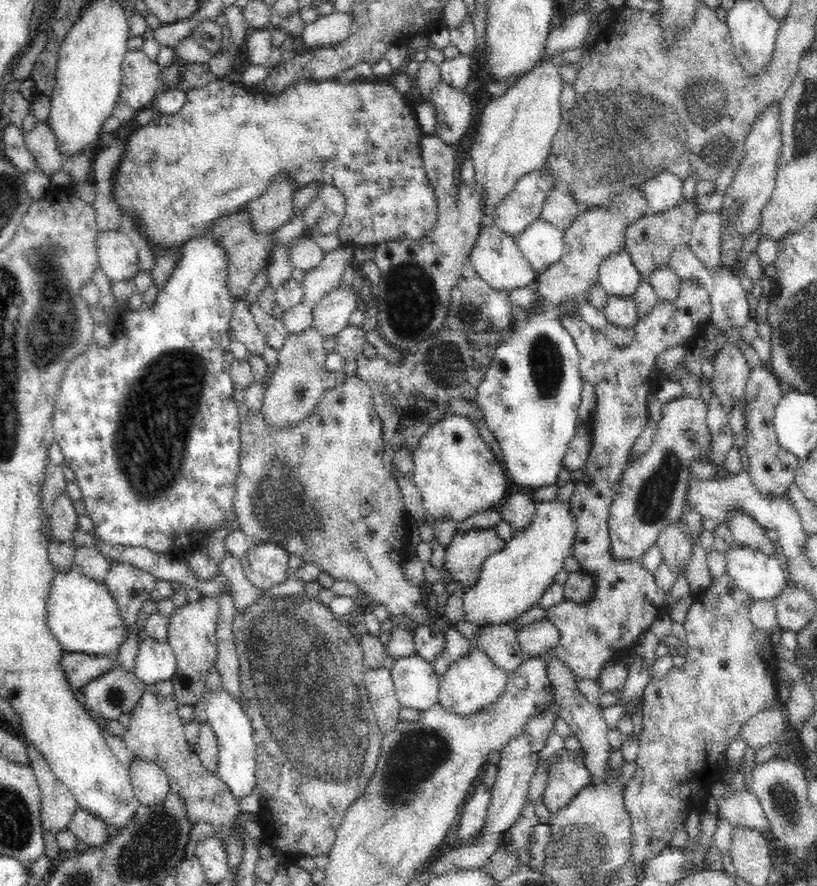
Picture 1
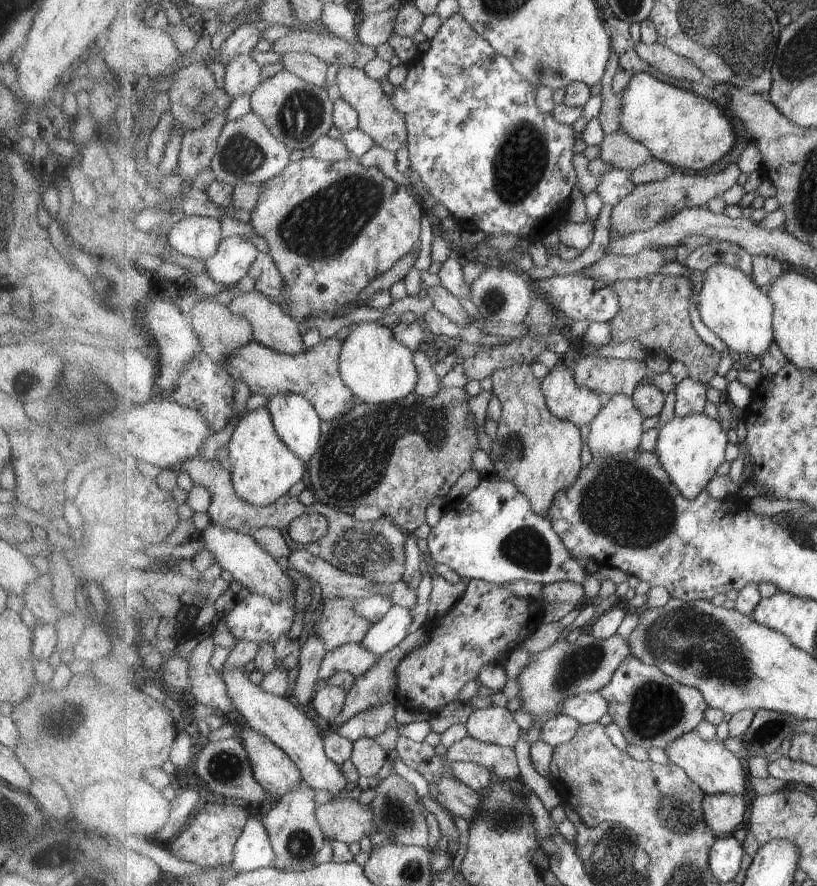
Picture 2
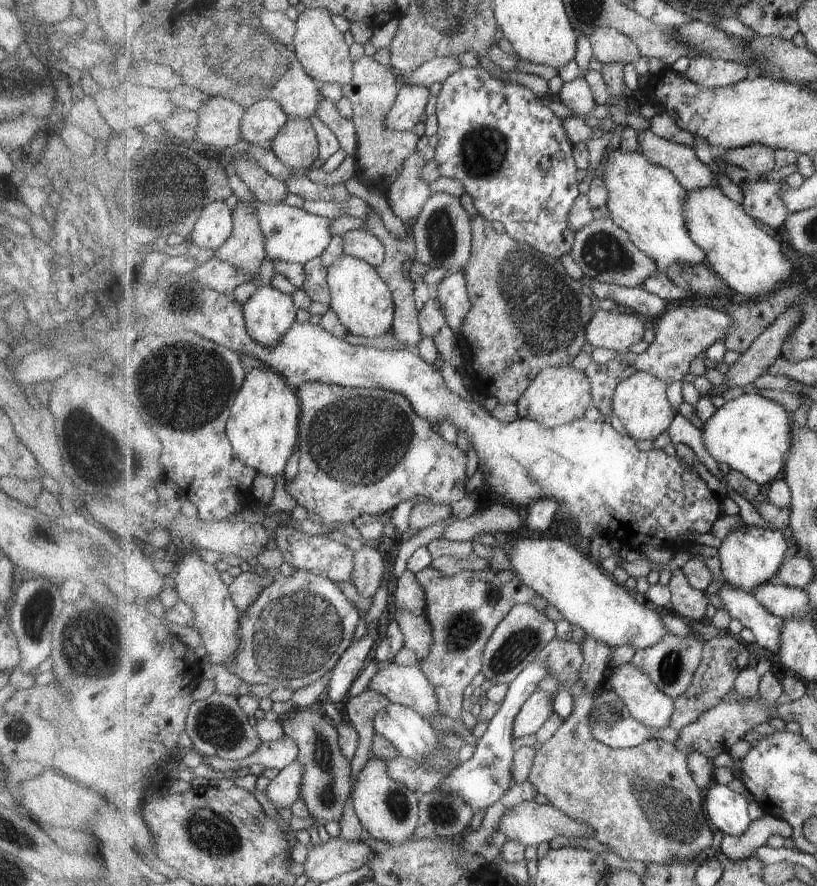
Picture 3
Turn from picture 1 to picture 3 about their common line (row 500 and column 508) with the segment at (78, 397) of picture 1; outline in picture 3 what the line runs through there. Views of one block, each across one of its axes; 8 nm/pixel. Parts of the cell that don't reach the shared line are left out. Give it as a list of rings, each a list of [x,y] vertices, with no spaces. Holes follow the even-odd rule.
[[[483,65],[475,68],[463,66],[459,72],[452,74],[445,80],[437,96],[435,113],[439,126],[437,131],[438,144],[429,155],[440,164],[442,176],[460,180],[465,192],[469,193],[471,198],[473,198],[479,215],[491,222],[498,220],[502,223],[506,232],[515,237],[515,240],[530,244],[533,248],[538,249],[539,252],[547,256],[559,259],[563,254],[570,254],[574,247],[577,232],[577,230],[570,226],[570,210],[574,206],[578,196],[581,195],[581,192],[579,192],[579,182],[577,182],[577,166],[575,166],[575,160],[573,160],[574,144],[558,114],[550,106],[544,105],[541,98],[530,88],[519,83],[505,82],[499,78],[495,78]]]

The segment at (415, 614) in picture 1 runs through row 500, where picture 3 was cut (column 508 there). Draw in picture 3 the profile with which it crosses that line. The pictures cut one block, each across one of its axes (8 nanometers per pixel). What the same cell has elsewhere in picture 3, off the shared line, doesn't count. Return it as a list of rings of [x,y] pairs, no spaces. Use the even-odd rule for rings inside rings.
[[[477,215],[471,218],[471,232],[473,232],[473,240],[471,240],[472,255],[470,262],[466,264],[463,271],[466,273],[466,279],[468,288],[470,291],[470,299],[472,302],[472,309],[467,312],[467,316],[463,321],[463,326],[455,333],[457,340],[459,340],[459,348],[461,348],[461,356],[463,356],[463,370],[467,376],[469,383],[469,390],[471,393],[478,393],[486,398],[493,396],[497,398],[500,404],[516,403],[525,394],[525,391],[533,384],[537,375],[547,367],[564,367],[571,365],[576,356],[579,356],[583,346],[587,344],[586,328],[592,321],[593,310],[591,310],[591,293],[588,292],[585,286],[581,282],[573,280],[560,259],[547,256],[538,249],[533,248],[530,244],[519,242],[515,240],[509,233],[505,232],[499,234],[491,221],[488,221],[485,217]]]

